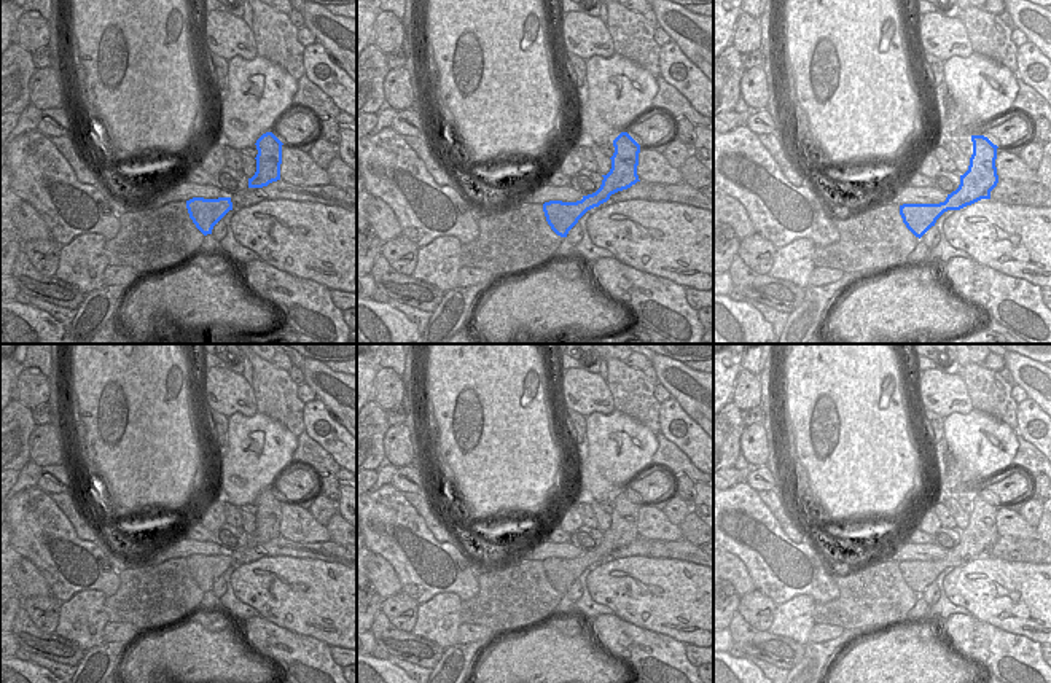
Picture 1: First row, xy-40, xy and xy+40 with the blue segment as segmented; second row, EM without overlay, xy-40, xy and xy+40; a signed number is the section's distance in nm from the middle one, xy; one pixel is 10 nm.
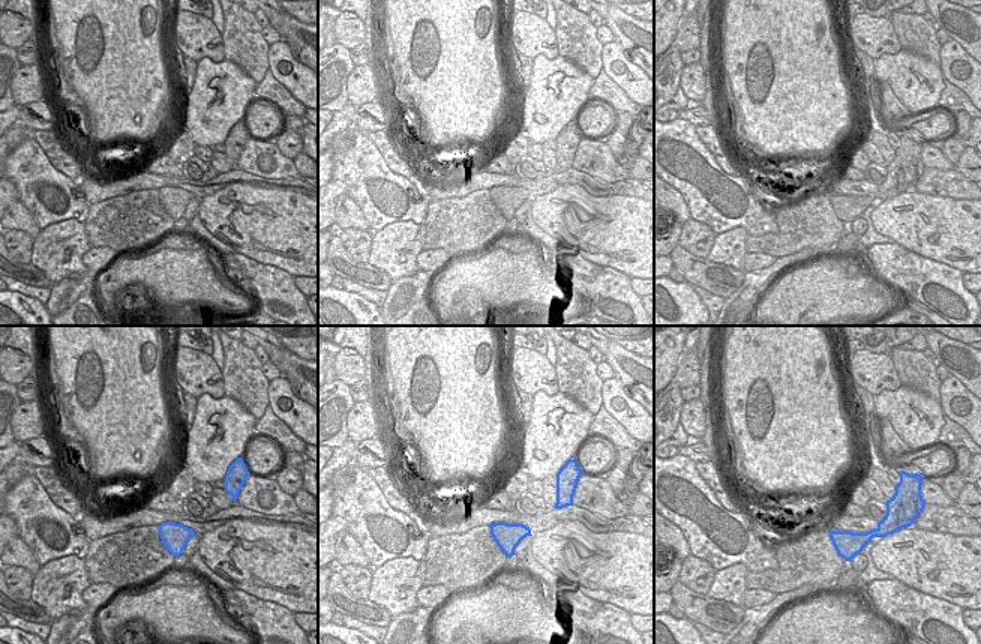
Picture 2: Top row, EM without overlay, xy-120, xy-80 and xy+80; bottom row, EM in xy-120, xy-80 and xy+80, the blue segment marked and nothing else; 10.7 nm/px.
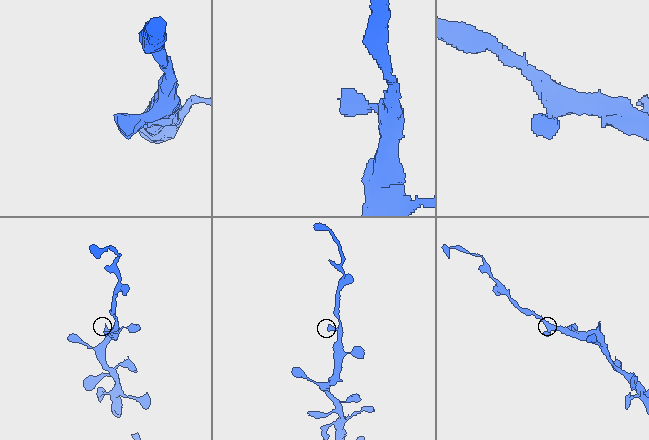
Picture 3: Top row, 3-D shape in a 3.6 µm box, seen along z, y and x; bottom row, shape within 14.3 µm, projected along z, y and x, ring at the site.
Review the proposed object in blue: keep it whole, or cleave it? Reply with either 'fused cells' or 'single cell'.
single cell

